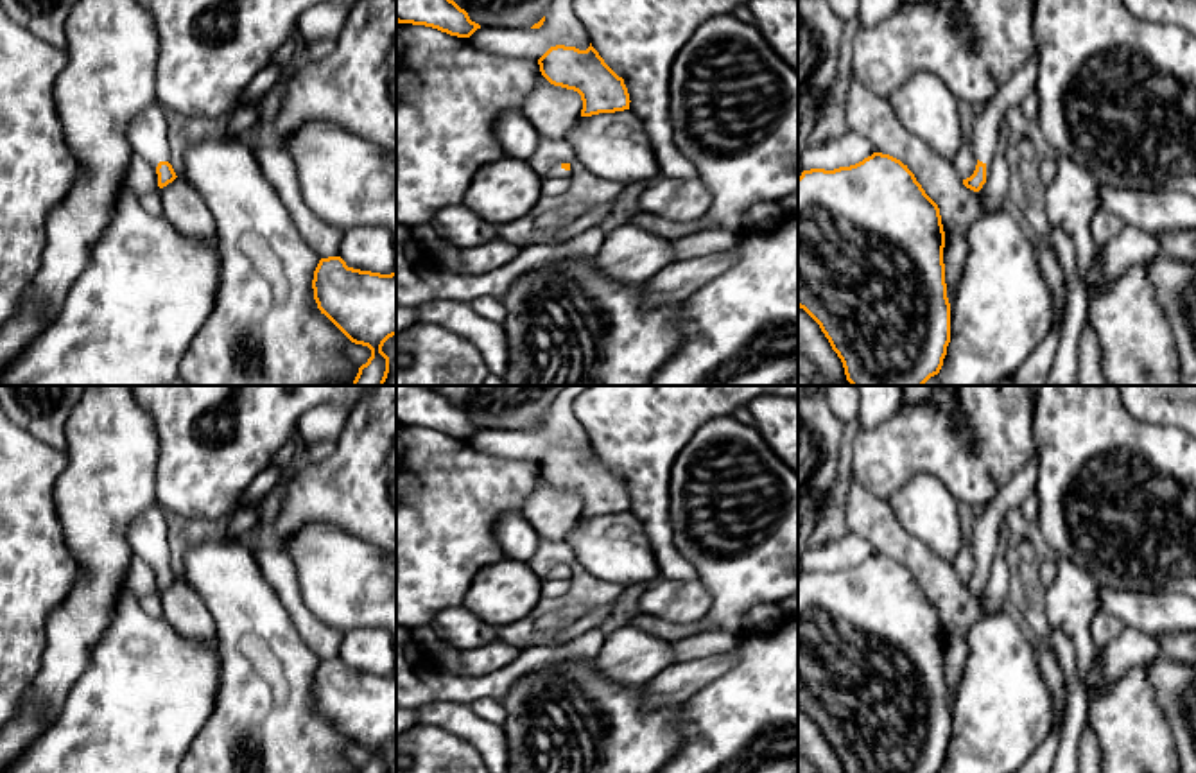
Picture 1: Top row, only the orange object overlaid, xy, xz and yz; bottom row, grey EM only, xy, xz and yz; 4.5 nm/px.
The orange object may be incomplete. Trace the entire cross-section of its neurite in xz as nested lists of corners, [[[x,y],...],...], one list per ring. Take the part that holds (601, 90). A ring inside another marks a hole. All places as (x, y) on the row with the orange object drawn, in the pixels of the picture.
[[[550,47],[540,59],[542,75],[554,86],[581,95],[581,117],[629,109],[629,93],[619,77],[592,47]]]

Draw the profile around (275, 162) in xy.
[[[260,138],[253,145],[253,154],[285,204],[296,230],[305,244],[319,256],[337,256],[342,240],[342,231],[321,221],[303,201],[296,165],[289,152],[269,138]]]

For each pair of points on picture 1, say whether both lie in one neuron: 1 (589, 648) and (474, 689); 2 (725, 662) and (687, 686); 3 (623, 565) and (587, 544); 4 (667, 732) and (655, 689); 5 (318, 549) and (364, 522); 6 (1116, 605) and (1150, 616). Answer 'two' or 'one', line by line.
1: one
2: one
3: one
4: two
5: two
6: one

